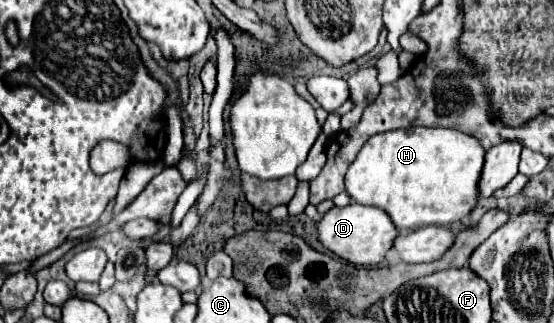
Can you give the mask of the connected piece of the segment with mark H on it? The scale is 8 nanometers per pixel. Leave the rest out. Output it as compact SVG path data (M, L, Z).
M406 128L406 130L382 132L372 136L358 152L356 160L352 162L346 174L346 192L358 204L370 204L382 208L392 218L392 222L400 232L408 232L430 224L446 226L452 222L460 222L476 208L480 200L478 182L482 176L484 154L486 150L482 148L482 144L460 130Z

